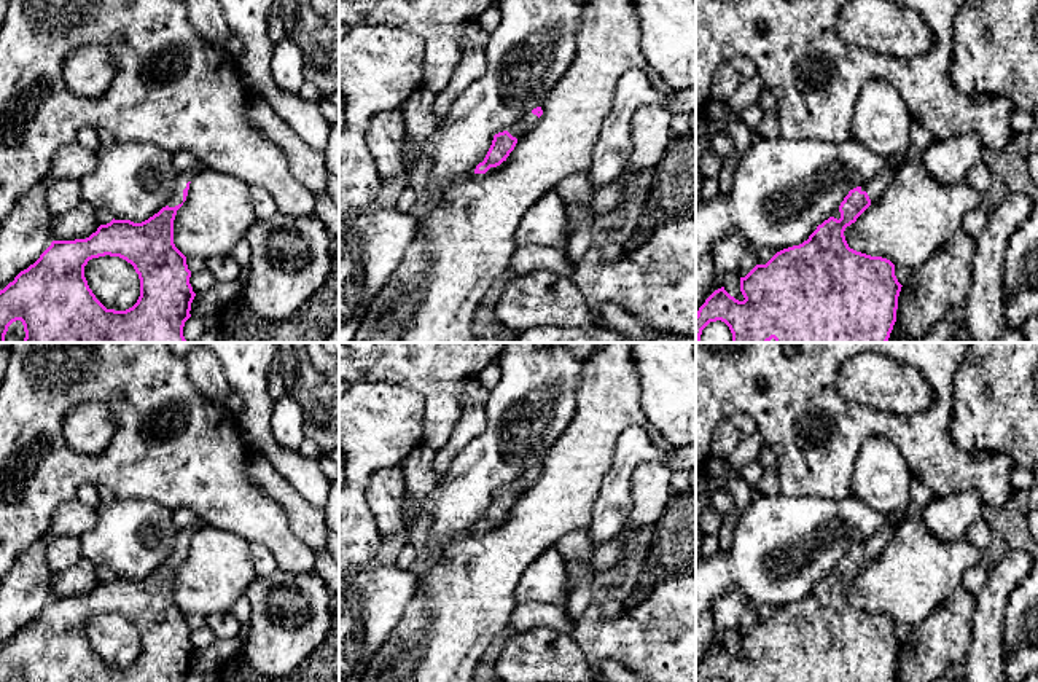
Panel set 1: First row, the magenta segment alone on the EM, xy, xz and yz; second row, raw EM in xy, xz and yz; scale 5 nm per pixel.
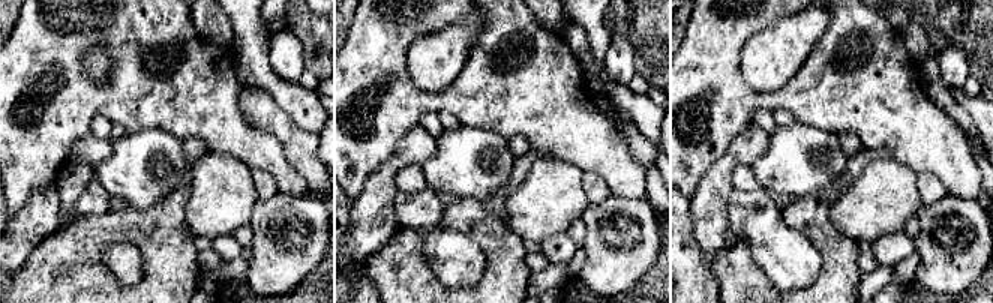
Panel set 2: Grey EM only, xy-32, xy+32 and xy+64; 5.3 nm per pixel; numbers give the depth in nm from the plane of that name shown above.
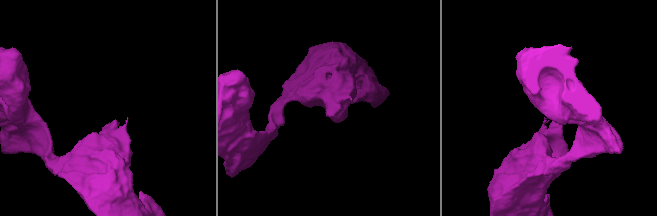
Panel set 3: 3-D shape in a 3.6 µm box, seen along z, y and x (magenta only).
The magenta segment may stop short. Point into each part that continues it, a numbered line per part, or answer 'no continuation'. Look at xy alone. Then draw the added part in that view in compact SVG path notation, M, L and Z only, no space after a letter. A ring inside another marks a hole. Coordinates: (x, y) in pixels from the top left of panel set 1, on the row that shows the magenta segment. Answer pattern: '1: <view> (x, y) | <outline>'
1: xy (177, 198) | M191 170L178 175L175 191L167 204L169 207L175 207L183 202L183 190L186 188L186 183L191 182L196 172L197 170Z

